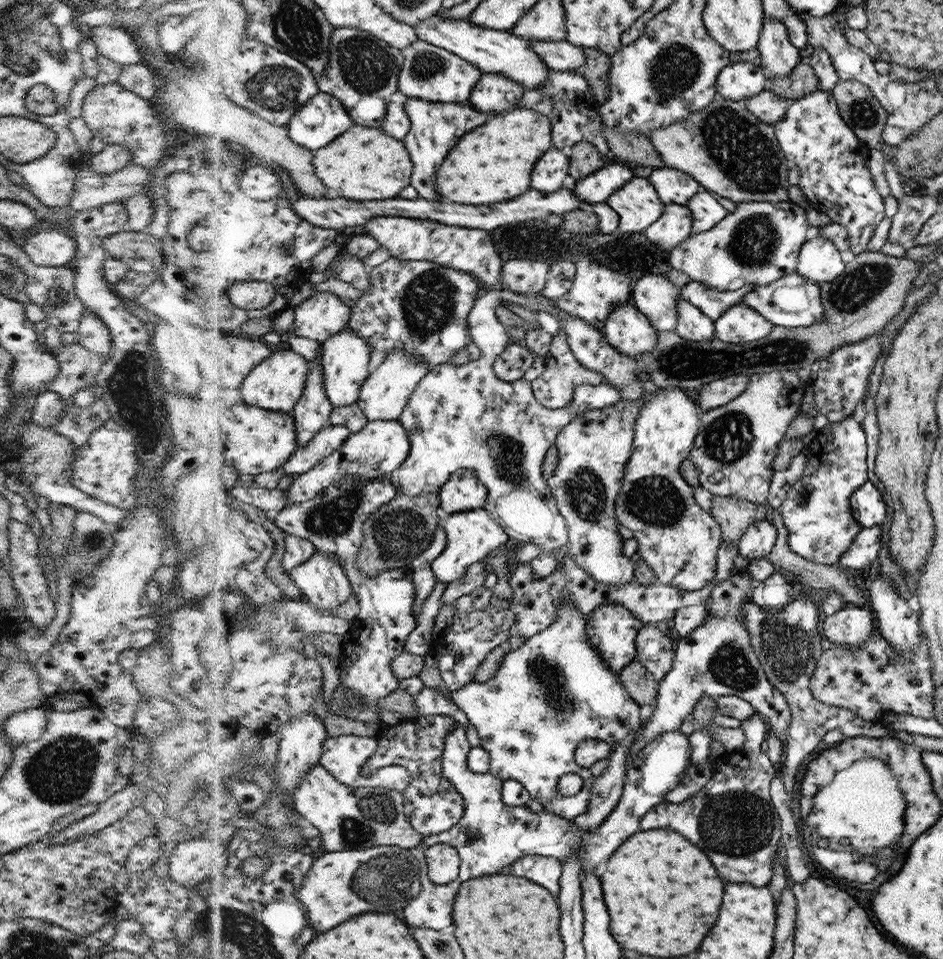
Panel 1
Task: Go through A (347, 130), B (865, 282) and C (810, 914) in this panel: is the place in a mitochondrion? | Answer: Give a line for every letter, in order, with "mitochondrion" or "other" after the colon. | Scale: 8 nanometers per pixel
A: other
B: mitochondrion
C: other

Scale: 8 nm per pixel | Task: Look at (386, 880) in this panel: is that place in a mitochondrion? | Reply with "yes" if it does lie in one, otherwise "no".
yes

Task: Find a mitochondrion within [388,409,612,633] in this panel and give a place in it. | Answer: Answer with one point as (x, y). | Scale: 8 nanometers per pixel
(508, 456)

